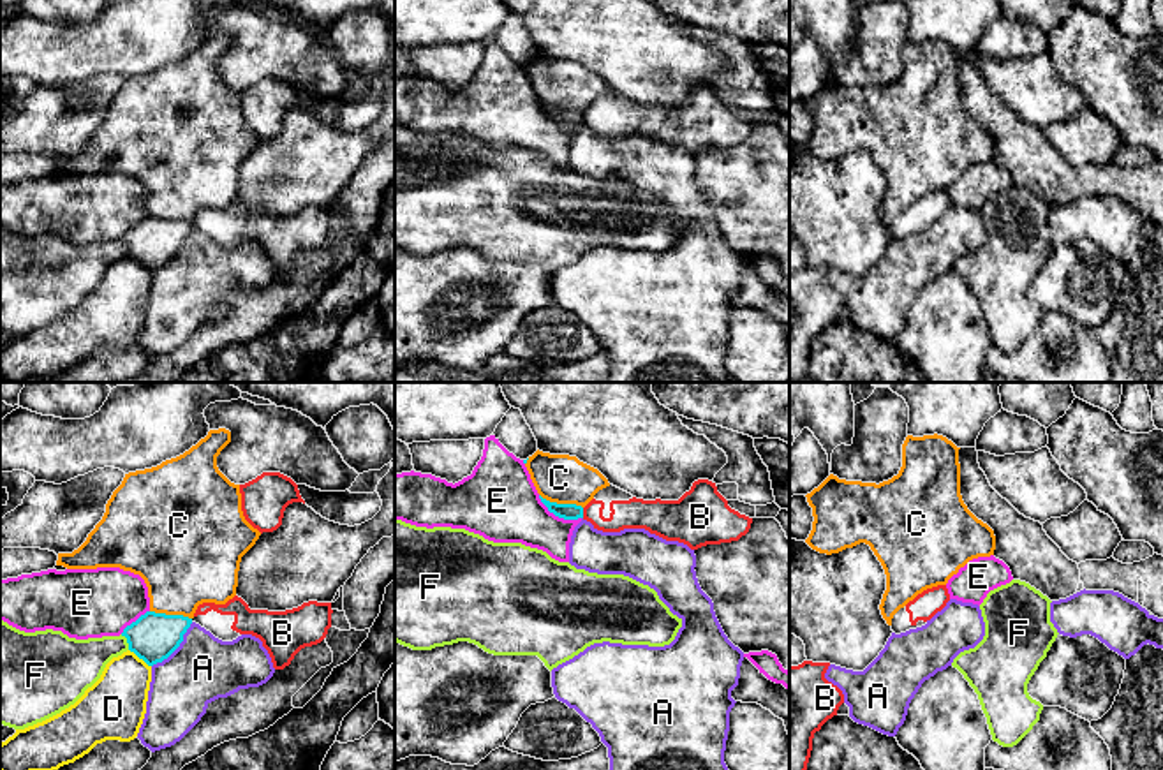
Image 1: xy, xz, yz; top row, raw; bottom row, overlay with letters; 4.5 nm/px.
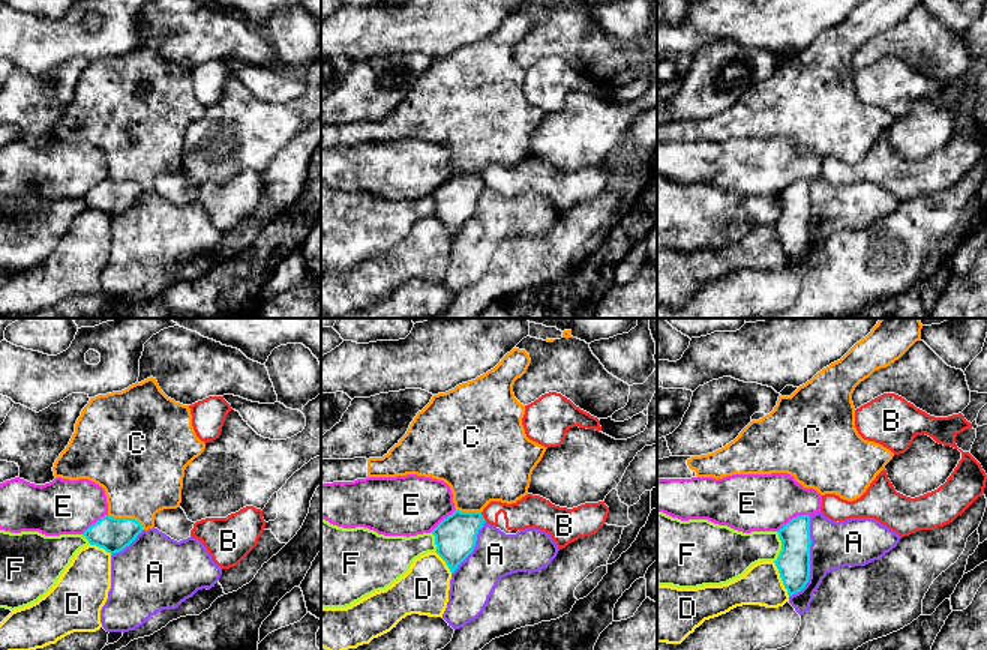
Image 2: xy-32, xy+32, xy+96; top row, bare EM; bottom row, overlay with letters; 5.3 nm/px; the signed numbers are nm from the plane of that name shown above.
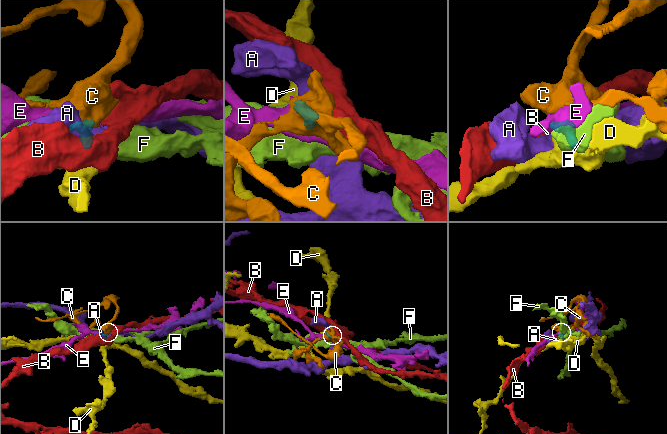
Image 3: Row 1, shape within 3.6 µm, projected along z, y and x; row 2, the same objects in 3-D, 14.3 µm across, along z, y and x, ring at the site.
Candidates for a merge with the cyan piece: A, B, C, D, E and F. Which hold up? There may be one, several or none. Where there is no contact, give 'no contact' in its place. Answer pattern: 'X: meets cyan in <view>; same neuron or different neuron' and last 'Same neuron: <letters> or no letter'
A: meets cyan in xy; different neuron
B: meets cyan in xz; different neuron
C: meets cyan in xz; different neuron
D: meets cyan in xy; different neuron
E: meets cyan in xz; different neuron
F: meets cyan in xy; different neuron
Same neuron: no letter

